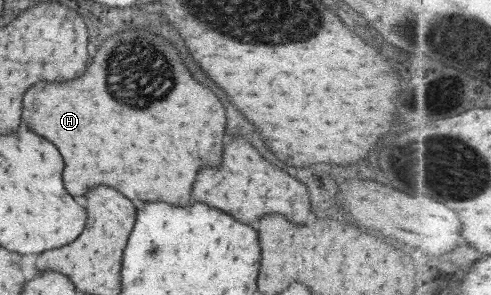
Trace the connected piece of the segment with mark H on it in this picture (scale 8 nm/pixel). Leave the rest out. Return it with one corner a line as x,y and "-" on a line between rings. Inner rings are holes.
131,30
105,40
81,78
69,80
65,84
39,82
29,88
23,98
23,122
27,128
33,128
33,132
45,136
59,148
65,160
63,182
71,196
85,196
89,188
95,188
97,184
109,184
131,200
165,200
169,204
185,206
191,204
191,186
199,168
209,166
211,158
215,160
221,156
225,112
217,100
215,104
211,102
209,108
209,92
209,88
191,78
187,66
179,58
179,52
169,42
165,42
165,38
147,30

